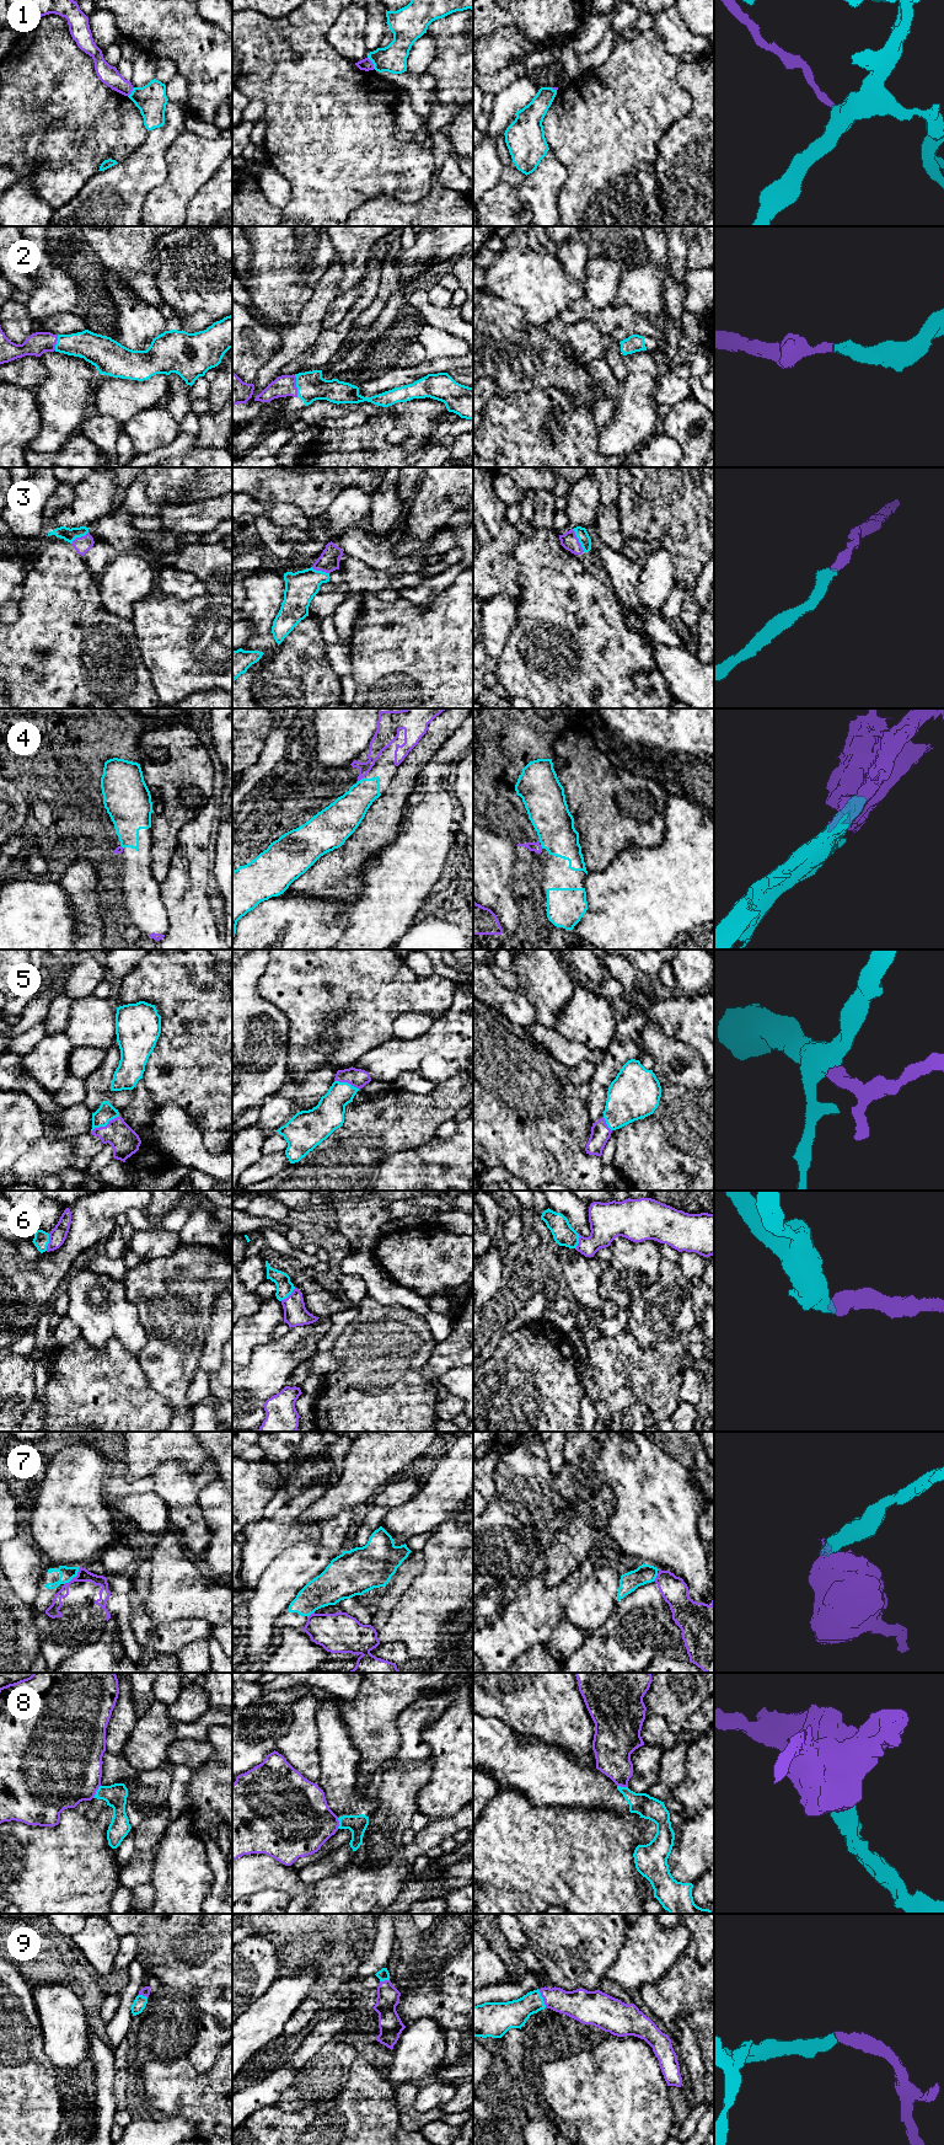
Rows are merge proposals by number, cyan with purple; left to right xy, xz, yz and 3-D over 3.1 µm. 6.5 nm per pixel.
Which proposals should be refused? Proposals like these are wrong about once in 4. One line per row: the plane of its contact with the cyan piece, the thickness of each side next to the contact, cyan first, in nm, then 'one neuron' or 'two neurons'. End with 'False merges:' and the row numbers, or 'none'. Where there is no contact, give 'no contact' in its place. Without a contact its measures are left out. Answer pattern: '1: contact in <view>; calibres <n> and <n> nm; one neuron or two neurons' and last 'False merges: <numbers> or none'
1: contact in xz; calibres 180 and 80 nm; two neurons
2: contact in xz; calibres 190 and 140 nm; one neuron
3: contact in yz; calibres 80 and 110 nm; one neuron
4: contact in xz; calibres 220 and 100 nm; one neuron
5: contact in xy; calibres 120 and 180 nm; one neuron
6: contact in xy; calibres 100 and 110 nm; one neuron
7: contact in xy; calibres 100 and 80 nm; two neurons
8: contact in xy; calibres 150 and 480 nm; two neurons
9: contact in yz; calibres 180 and 200 nm; one neuron
False merges: 1, 7, 8

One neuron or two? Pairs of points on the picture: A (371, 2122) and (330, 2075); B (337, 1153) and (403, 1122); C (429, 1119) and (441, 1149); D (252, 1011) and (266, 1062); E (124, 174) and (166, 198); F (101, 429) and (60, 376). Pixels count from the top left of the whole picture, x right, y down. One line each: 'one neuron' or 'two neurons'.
A: two neurons
B: one neuron
C: two neurons
D: one neuron
E: two neurons
F: two neurons

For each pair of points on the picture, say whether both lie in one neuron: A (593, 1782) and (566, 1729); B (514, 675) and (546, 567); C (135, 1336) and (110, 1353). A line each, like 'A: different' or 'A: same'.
A: different
B: same
C: different

